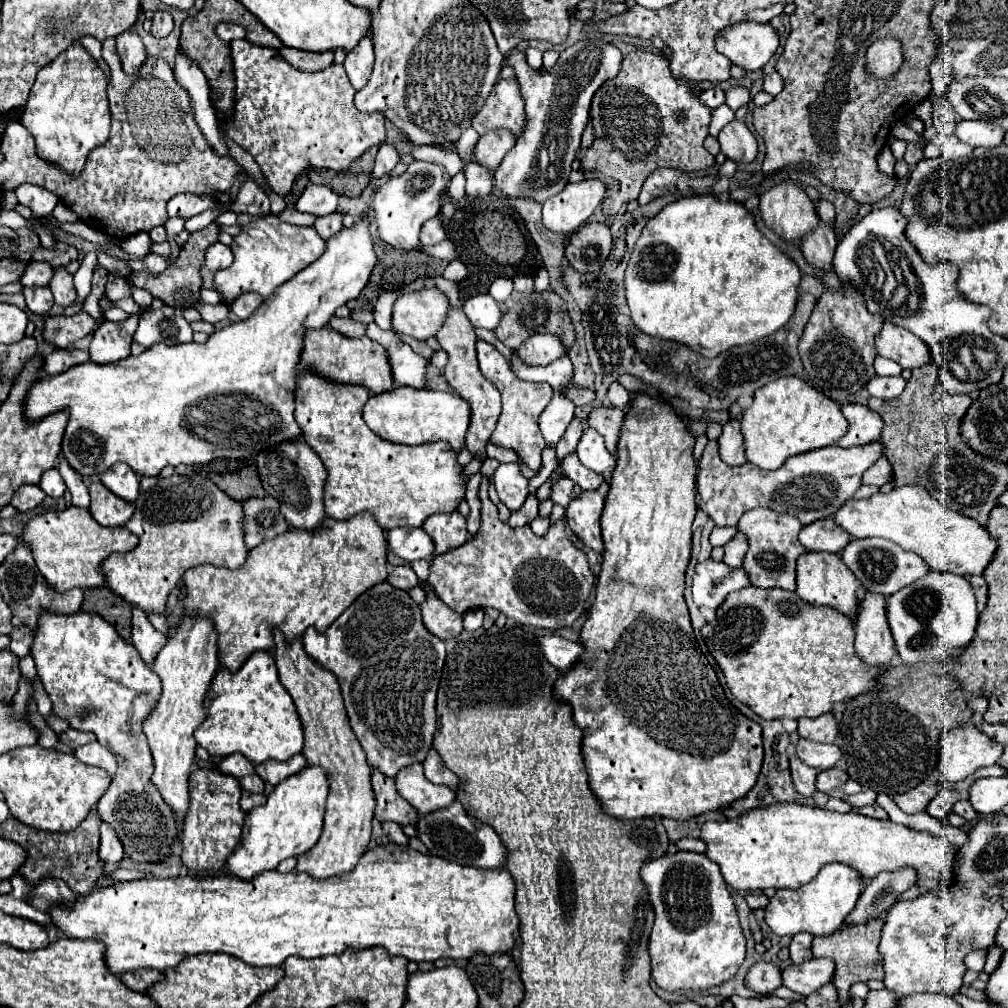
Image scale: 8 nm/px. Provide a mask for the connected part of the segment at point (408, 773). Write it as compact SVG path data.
M411 764L395 776L397 792L421 814L449 806L455 800L455 792L443 784L431 784L423 776L421 764Z

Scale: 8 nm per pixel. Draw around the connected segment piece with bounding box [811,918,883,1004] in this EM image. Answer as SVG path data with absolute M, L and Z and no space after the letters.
M875 918L869 920L867 924L853 924L853 926L843 926L839 932L833 932L831 936L813 936L813 956L821 958L833 958L835 960L835 976L833 984L837 986L839 992L839 1002L847 1004L849 998L849 988L855 982L869 982L869 980L883 980L883 958L879 954L879 938L881 938L881 926L883 920Z

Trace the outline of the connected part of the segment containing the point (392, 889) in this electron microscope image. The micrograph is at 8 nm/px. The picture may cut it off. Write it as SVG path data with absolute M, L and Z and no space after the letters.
M387 844L369 848L351 872L333 876L331 880L311 878L311 874L305 872L279 874L271 870L255 876L251 882L227 874L117 882L93 894L79 896L71 910L63 906L53 908L51 922L67 936L101 940L107 946L105 960L113 974L137 968L165 972L167 968L175 968L183 958L201 952L231 954L251 966L281 966L289 956L317 958L341 954L347 948L365 950L383 946L393 956L405 956L415 962L435 962L437 958L469 960L475 952L509 952L519 938L519 918L513 908L513 898L515 884L507 870L461 866L409 846Z

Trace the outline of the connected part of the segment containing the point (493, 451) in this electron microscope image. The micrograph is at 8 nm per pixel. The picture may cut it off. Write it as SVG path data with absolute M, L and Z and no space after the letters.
M487 442L485 452L487 452L489 458L499 460L501 464L503 464L503 462L517 462L517 454L515 454L515 452L511 452L511 450L507 450L507 448L495 448L495 444L491 444L491 442Z

